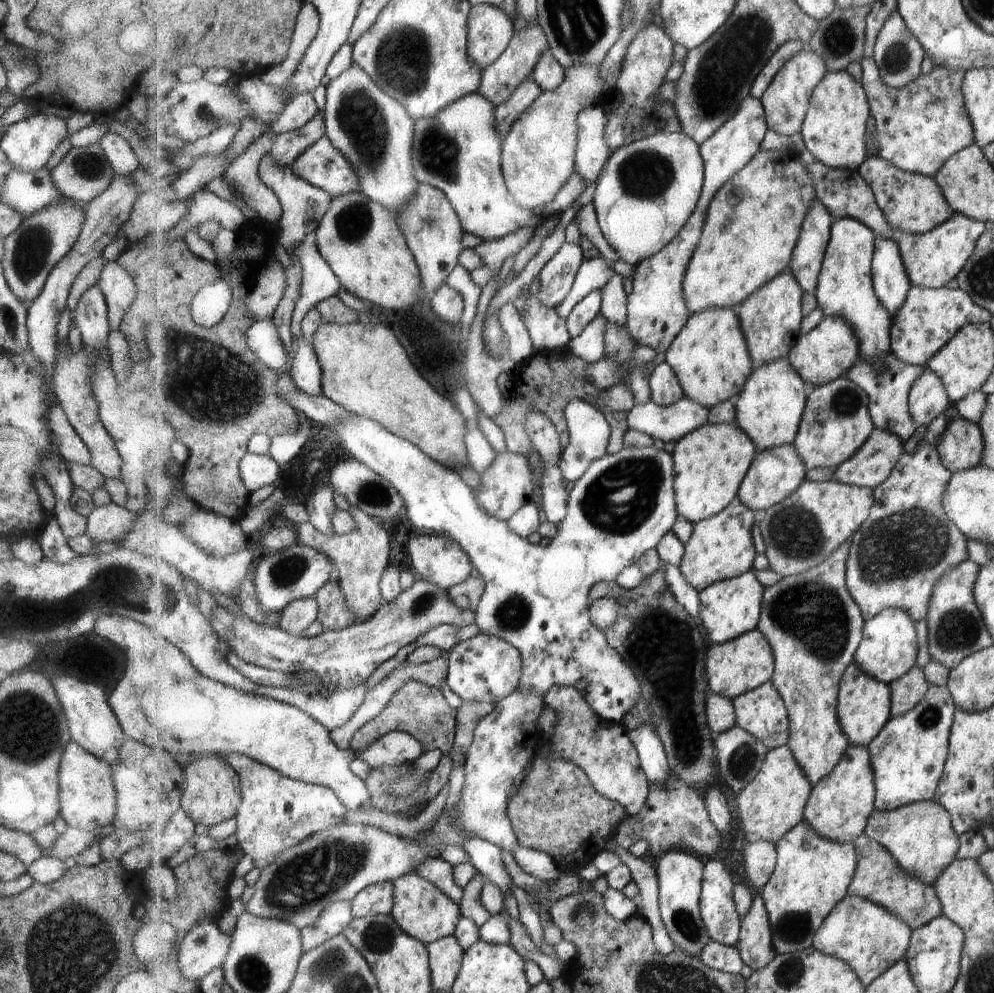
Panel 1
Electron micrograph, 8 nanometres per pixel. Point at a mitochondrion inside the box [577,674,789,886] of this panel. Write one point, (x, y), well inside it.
(685, 746)

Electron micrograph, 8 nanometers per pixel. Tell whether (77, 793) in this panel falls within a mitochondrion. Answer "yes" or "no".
no

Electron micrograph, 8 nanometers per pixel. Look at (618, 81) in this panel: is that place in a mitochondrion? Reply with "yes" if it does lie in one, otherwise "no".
no

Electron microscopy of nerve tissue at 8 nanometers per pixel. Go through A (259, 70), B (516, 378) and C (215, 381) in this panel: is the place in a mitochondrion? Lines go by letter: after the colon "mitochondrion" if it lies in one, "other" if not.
A: other
B: other
C: mitochondrion

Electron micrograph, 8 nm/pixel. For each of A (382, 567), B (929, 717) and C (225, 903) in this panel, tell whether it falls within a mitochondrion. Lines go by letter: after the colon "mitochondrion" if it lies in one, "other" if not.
A: other
B: mitochondrion
C: other

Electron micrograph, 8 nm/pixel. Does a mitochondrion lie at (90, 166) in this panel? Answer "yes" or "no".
yes

